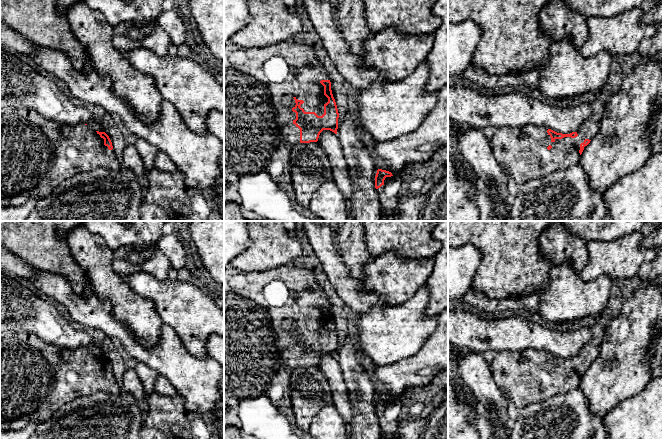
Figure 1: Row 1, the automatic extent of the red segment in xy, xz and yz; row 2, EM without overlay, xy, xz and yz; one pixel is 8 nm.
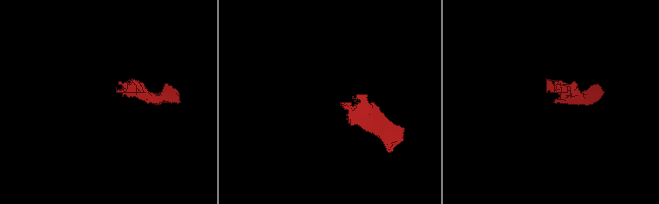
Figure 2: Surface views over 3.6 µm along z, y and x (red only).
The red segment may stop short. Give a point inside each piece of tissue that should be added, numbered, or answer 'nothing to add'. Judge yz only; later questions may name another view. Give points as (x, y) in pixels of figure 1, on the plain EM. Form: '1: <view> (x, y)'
1: yz (522, 375)

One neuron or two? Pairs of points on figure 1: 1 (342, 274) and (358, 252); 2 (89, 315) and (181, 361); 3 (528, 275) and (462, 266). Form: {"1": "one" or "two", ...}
{"1": "two", "2": "one", "3": "two"}

